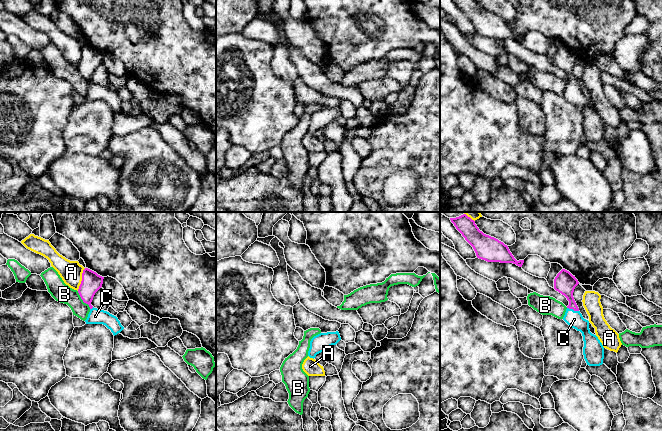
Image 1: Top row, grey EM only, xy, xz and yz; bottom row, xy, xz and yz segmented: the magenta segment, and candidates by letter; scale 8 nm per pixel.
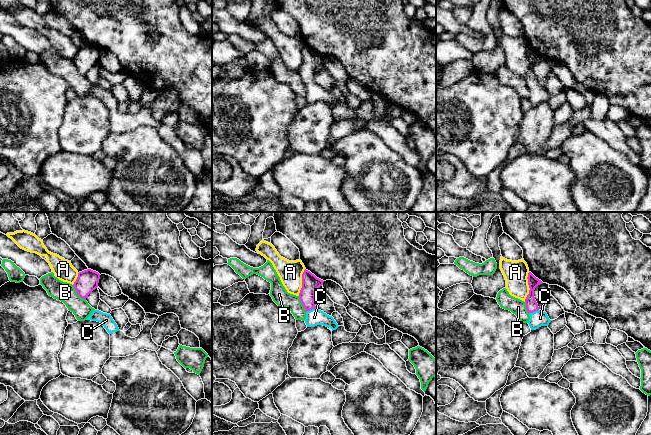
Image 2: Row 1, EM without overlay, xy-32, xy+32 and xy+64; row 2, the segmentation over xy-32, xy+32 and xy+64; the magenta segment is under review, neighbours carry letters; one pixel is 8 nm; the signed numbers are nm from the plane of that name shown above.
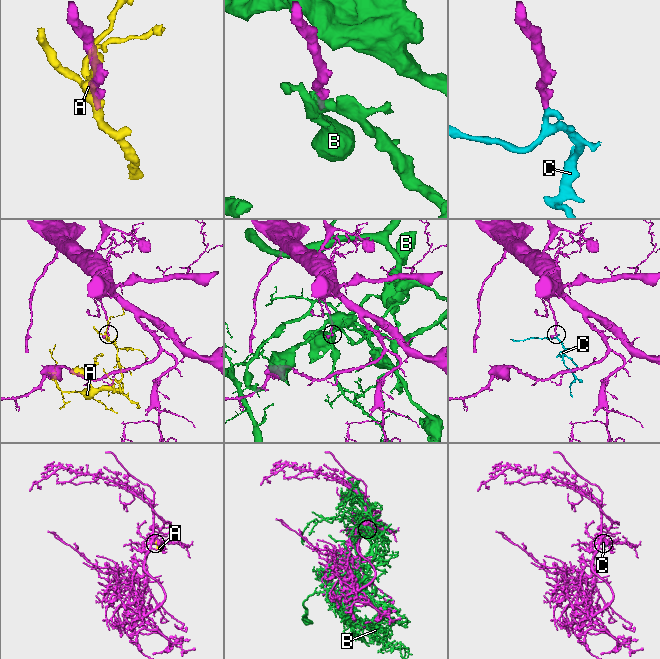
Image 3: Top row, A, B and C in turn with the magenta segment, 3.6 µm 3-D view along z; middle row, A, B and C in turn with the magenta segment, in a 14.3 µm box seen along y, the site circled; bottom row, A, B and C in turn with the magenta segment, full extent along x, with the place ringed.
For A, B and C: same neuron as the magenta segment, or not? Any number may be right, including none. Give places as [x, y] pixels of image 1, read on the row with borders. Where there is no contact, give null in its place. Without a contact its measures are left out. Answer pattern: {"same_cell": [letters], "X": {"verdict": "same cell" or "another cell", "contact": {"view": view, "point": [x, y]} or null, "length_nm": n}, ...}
{"same_cell": ["C"], "A": {"verdict": "another cell", "contact": {"view": "xy", "point": [82, 279]}, "length_nm": 200}, "B": {"verdict": "another cell", "contact": {"view": "xy", "point": [82, 299]}, "length_nm": 180}, "C": {"verdict": "same cell", "contact": {"view": "yz", "point": [573, 309]}, "length_nm": 100}}

